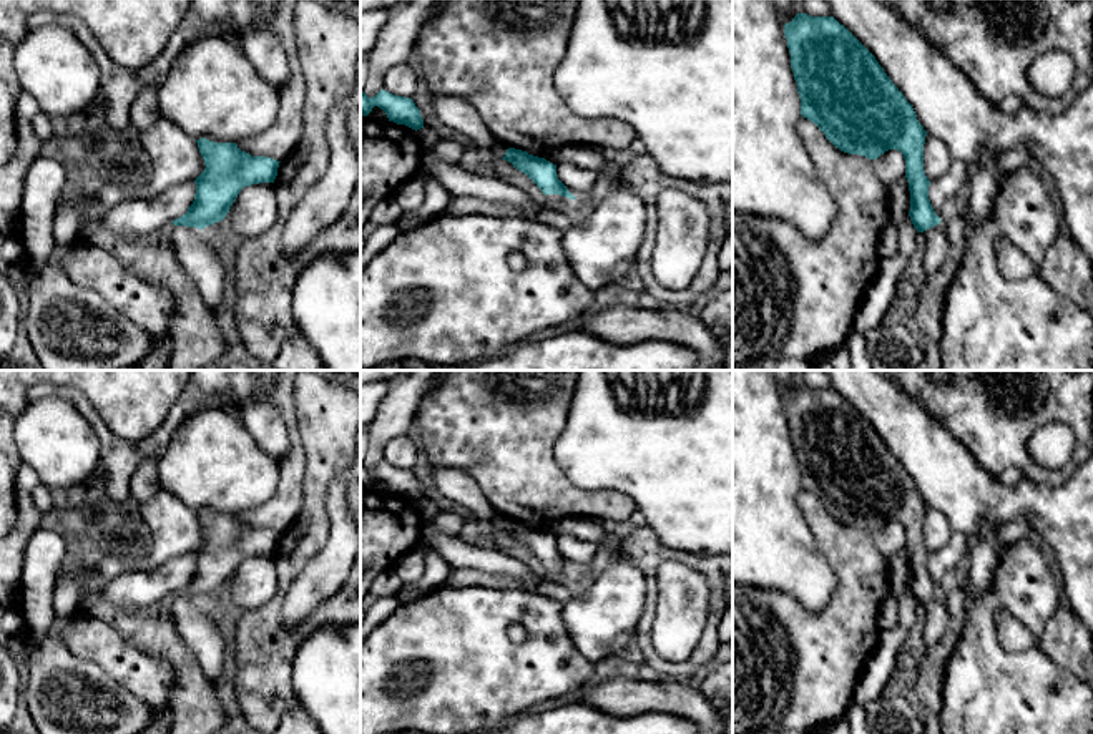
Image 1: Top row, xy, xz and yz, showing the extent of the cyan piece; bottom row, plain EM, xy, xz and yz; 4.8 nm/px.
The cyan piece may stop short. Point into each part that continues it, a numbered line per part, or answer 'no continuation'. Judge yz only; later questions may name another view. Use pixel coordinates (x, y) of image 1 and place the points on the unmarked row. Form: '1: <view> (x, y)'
1: yz (937, 616)

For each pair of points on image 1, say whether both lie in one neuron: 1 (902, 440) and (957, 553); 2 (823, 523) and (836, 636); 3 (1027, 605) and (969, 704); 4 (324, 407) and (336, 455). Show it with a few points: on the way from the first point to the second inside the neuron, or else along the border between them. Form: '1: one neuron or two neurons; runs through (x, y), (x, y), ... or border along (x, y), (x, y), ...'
1: two neurons; border along (952, 532), (964, 533), (969, 538)
2: one neuron; runs through (847, 552), (847, 608)
3: one neuron; runs through (994, 606), (980, 620), (979, 671)
4: one neuron; runs through (328, 419), (329, 444)

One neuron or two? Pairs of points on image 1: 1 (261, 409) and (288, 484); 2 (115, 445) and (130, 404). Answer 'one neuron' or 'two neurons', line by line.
1: two neurons
2: two neurons

